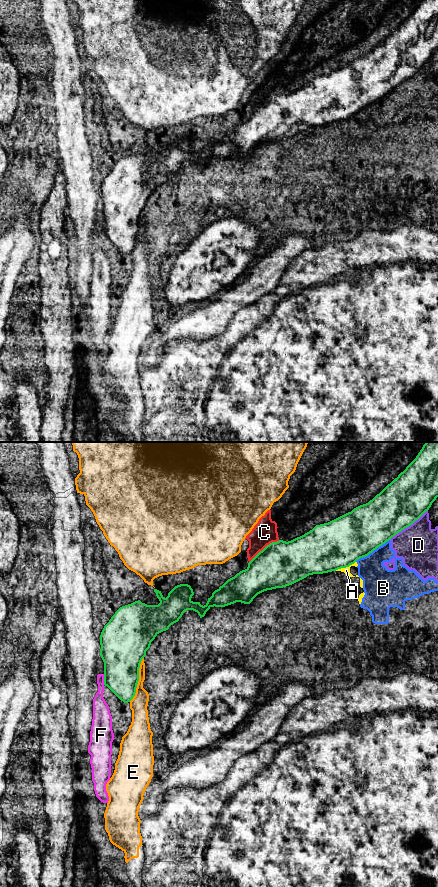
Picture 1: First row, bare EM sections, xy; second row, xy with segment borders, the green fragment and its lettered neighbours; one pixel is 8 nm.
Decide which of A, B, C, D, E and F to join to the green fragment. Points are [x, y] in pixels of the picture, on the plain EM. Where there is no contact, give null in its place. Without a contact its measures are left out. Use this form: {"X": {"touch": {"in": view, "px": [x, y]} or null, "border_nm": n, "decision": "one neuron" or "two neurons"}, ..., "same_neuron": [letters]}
{"A": {"touch": {"in": "xy", "px": [345, 119]}, "border_nm": 180, "decision": "two neurons"}, "B": {"touch": {"in": "xy", "px": [372, 103]}, "border_nm": 340, "decision": "two neurons"}, "C": {"touch": {"in": "xy", "px": [265, 99]}, "border_nm": 300, "decision": "two neurons"}, "D": {"touch": {"in": "xy", "px": [408, 78]}, "border_nm": 380, "decision": "two neurons"}, "E": {"touch": {"in": "xy", "px": [138, 231]}, "border_nm": 380, "decision": "two neurons"}, "F": {"touch": {"in": "xy", "px": [104, 231]}, "border_nm": 90, "decision": "two neurons"}, "same_neuron": []}

